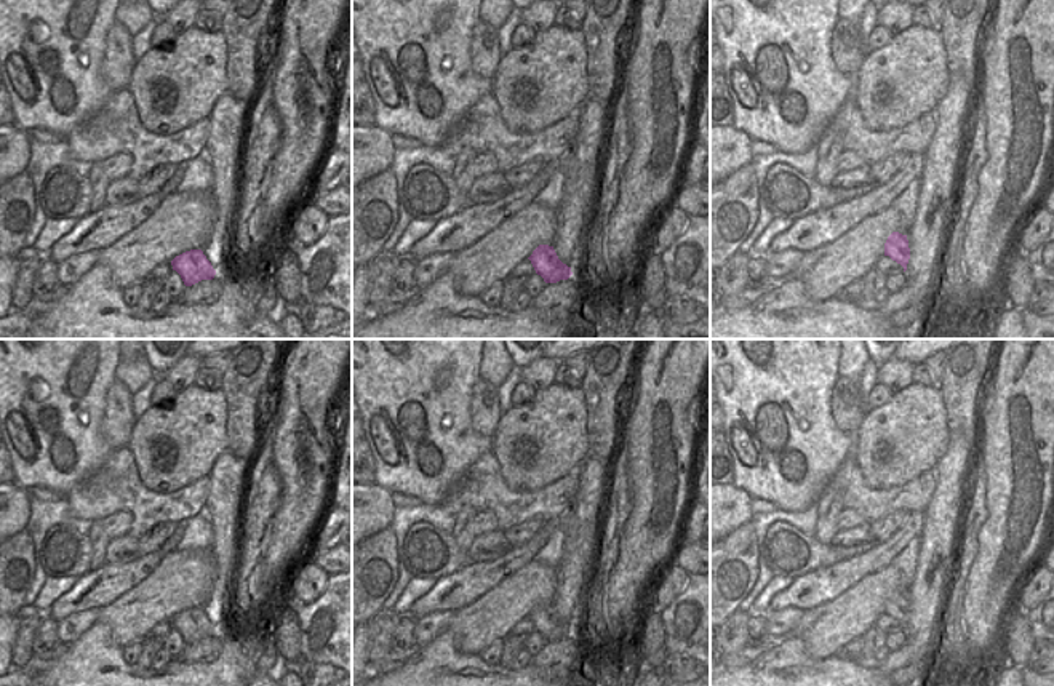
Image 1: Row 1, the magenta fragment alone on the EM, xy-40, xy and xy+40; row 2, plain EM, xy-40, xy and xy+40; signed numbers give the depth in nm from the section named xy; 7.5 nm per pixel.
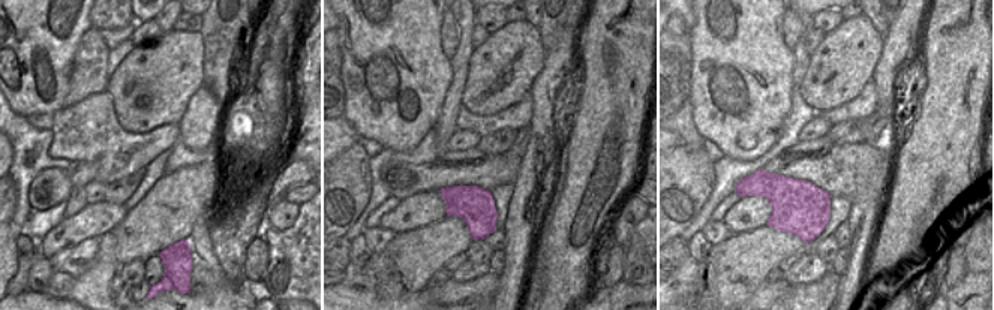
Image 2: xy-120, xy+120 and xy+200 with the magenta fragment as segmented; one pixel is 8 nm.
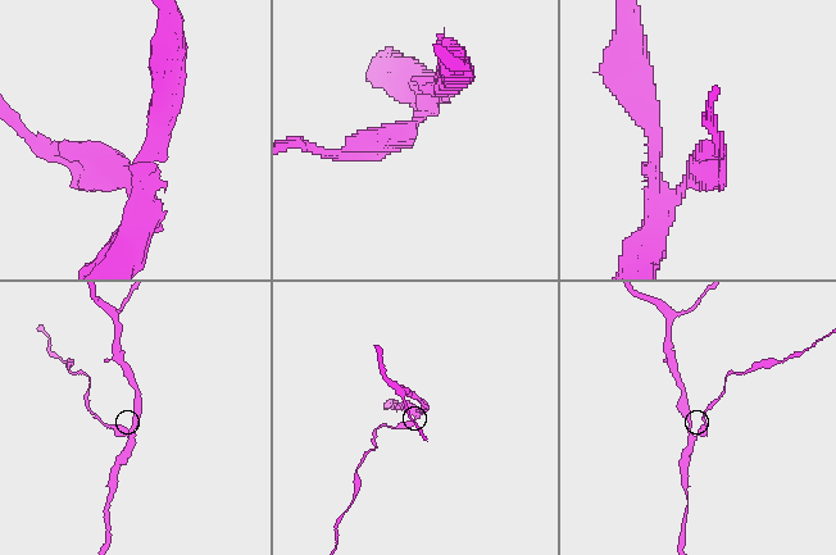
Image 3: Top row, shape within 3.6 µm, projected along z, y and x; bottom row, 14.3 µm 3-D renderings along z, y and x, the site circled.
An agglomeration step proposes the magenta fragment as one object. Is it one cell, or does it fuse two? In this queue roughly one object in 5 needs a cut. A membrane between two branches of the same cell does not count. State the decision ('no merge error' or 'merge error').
merge error

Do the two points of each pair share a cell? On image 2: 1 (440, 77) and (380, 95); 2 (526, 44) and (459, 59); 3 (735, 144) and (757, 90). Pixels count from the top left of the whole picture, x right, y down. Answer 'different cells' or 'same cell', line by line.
1: same cell
2: different cells
3: same cell

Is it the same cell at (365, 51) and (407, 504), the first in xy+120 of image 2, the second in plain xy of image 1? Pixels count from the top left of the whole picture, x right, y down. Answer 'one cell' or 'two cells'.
two cells

